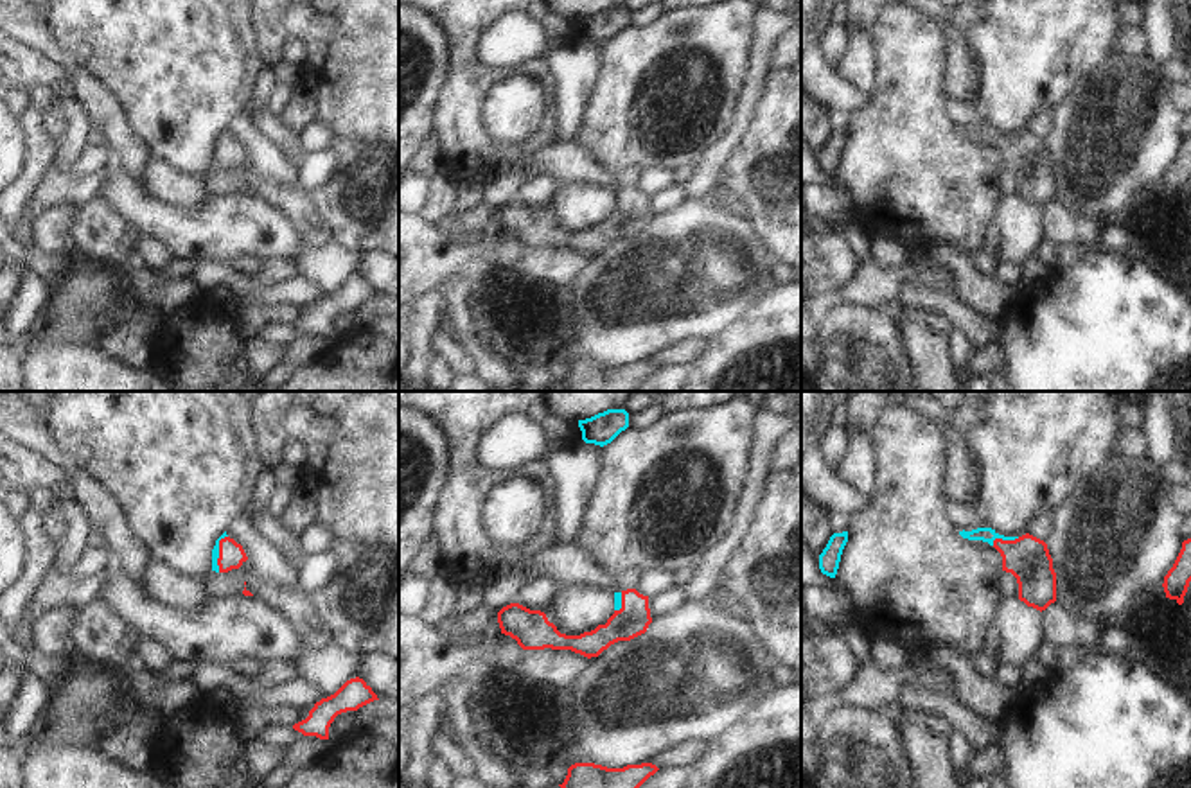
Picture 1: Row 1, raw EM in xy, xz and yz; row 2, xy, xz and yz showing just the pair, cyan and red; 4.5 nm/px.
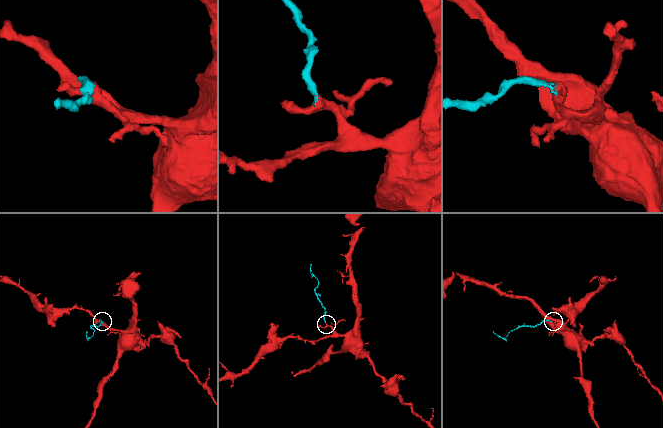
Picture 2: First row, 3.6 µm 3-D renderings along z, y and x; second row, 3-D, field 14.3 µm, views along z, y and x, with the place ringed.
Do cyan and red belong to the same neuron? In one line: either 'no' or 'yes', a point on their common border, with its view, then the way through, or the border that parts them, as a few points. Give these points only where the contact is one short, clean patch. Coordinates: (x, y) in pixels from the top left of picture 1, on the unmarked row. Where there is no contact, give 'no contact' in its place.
yes; contact xy (218, 151); way xy (216, 146), (218, 151), (232, 153)

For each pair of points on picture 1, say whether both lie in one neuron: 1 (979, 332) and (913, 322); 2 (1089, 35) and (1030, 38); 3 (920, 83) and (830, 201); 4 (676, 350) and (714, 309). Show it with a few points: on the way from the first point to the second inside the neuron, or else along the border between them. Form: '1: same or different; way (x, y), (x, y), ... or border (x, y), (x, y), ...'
1: different; border (913, 306), (938, 311), (952, 325)
2: same; way (1075, 35), (1044, 35)
3: different; border (838, 180), (855, 203), (854, 221)
4: different; border (706, 338), (683, 338), (649, 358)

